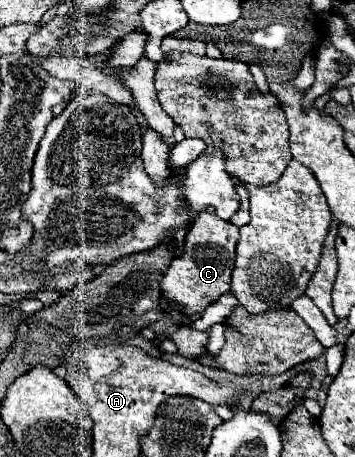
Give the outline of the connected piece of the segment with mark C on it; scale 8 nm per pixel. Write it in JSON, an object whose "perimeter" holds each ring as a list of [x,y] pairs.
{"perimeter":[[[201,212],[187,232],[183,256],[171,262],[161,280],[161,290],[169,298],[169,304],[183,306],[185,314],[195,316],[213,304],[221,294],[229,292],[237,236],[239,228],[235,228],[231,222],[219,220],[219,216],[211,212]]]}

